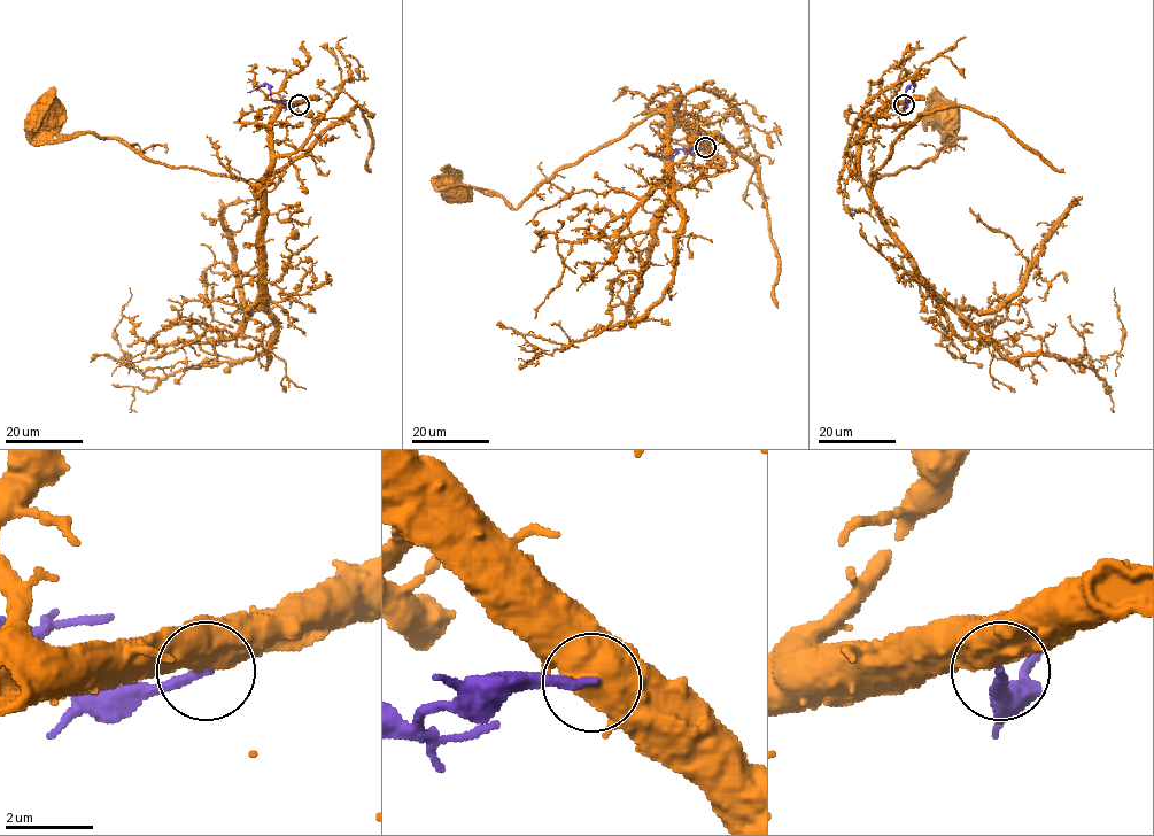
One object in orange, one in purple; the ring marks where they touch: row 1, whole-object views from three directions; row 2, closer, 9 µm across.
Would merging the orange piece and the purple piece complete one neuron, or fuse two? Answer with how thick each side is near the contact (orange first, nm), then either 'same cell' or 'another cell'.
900/240 nm | another cell

